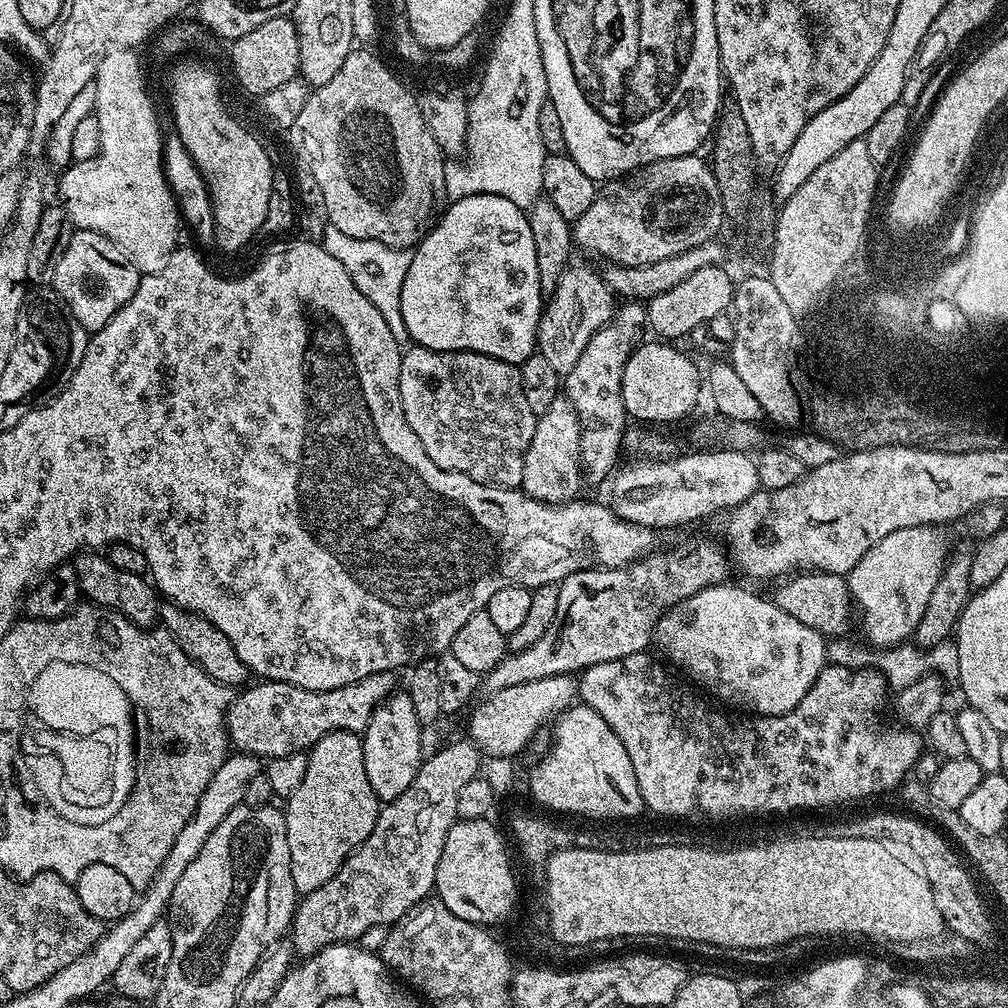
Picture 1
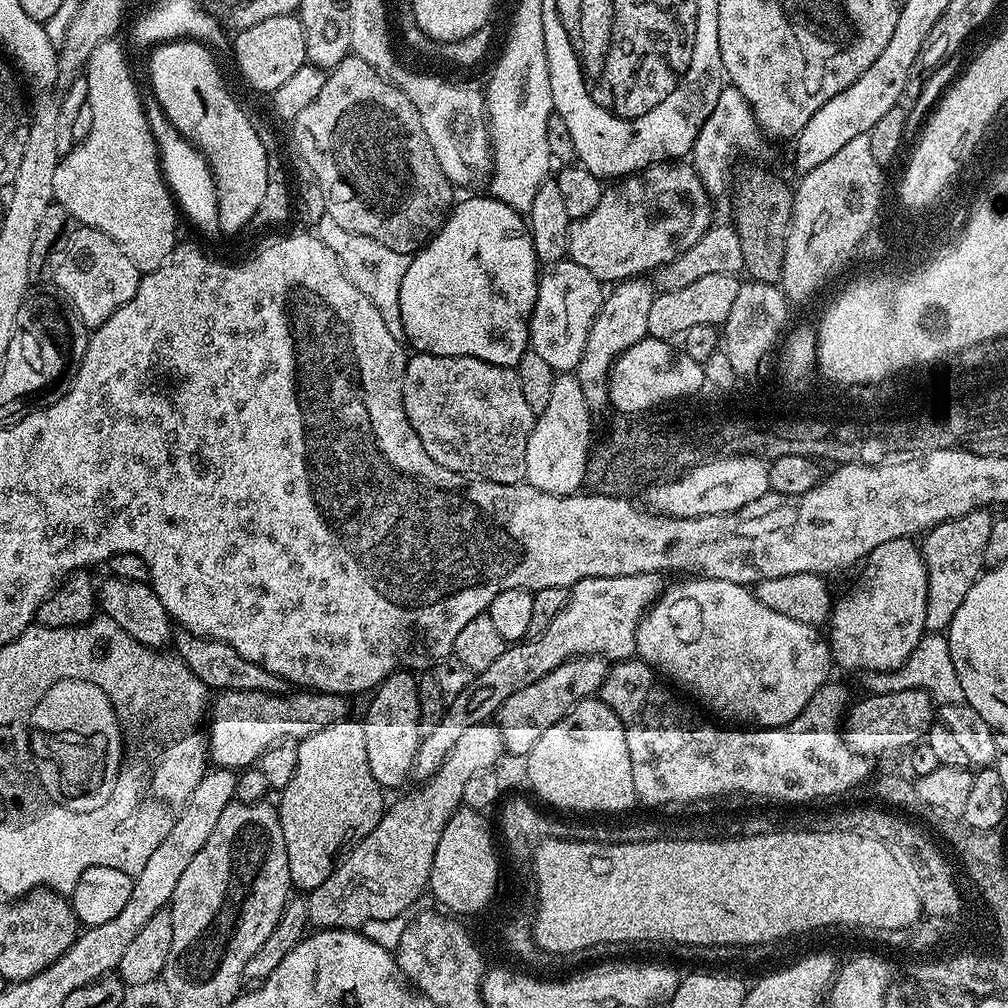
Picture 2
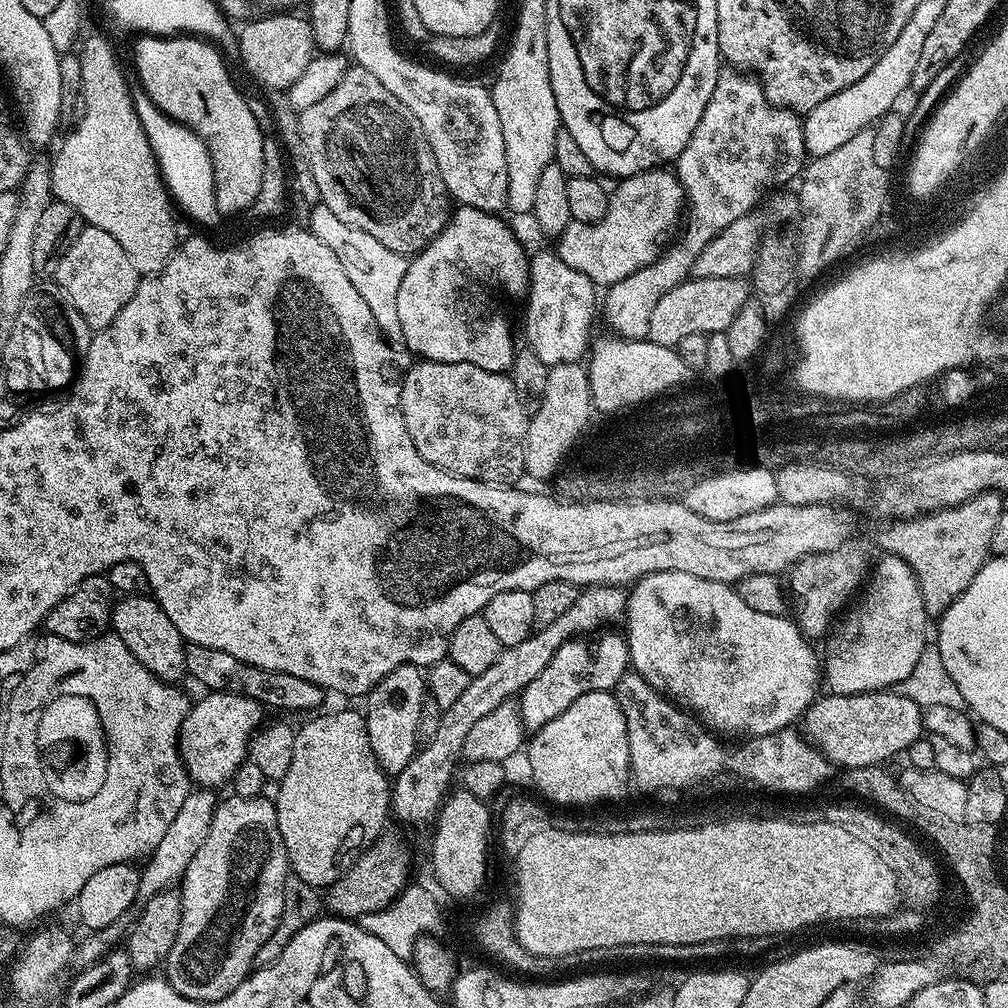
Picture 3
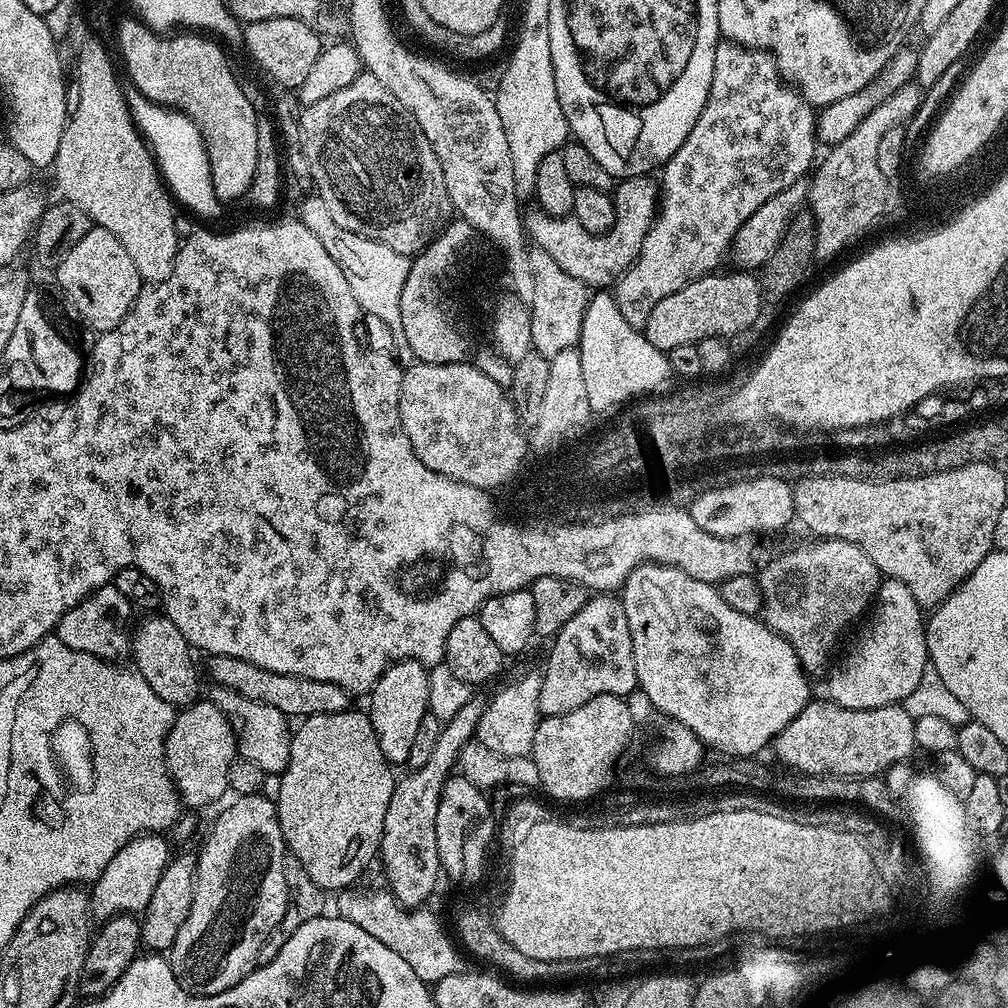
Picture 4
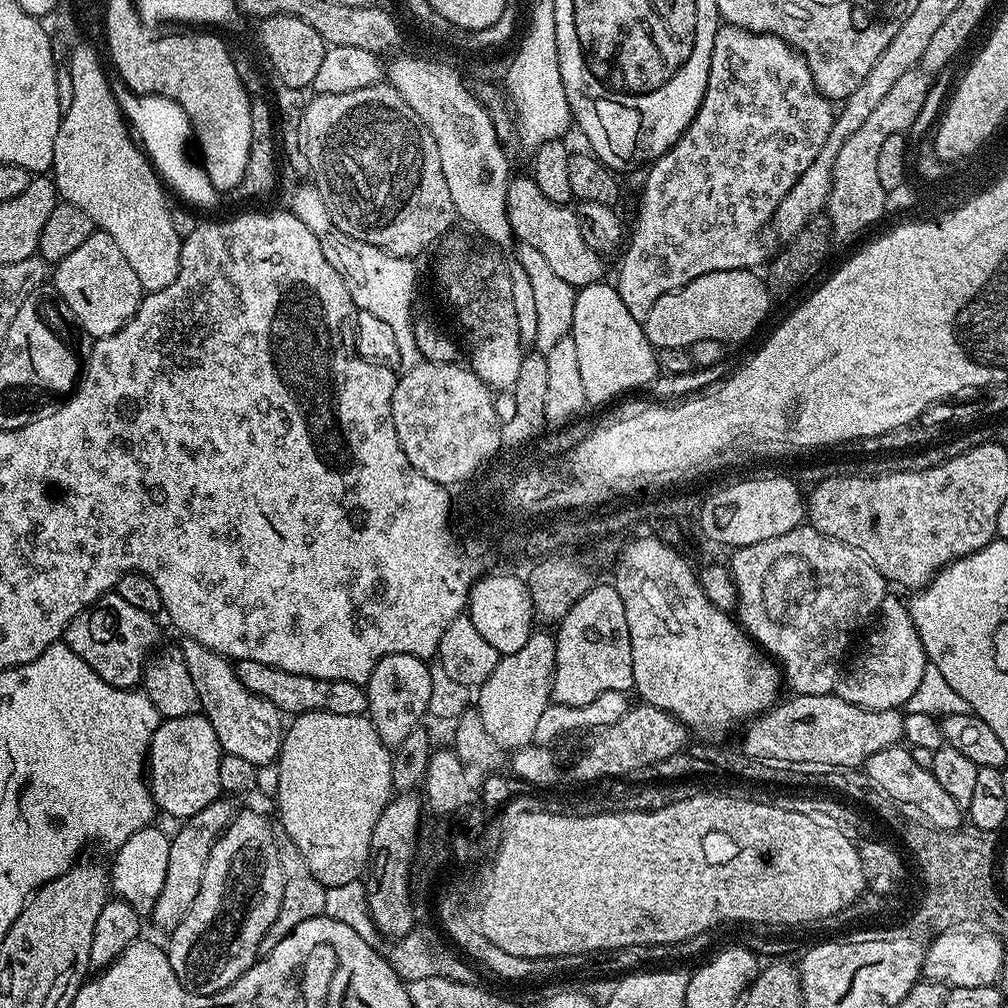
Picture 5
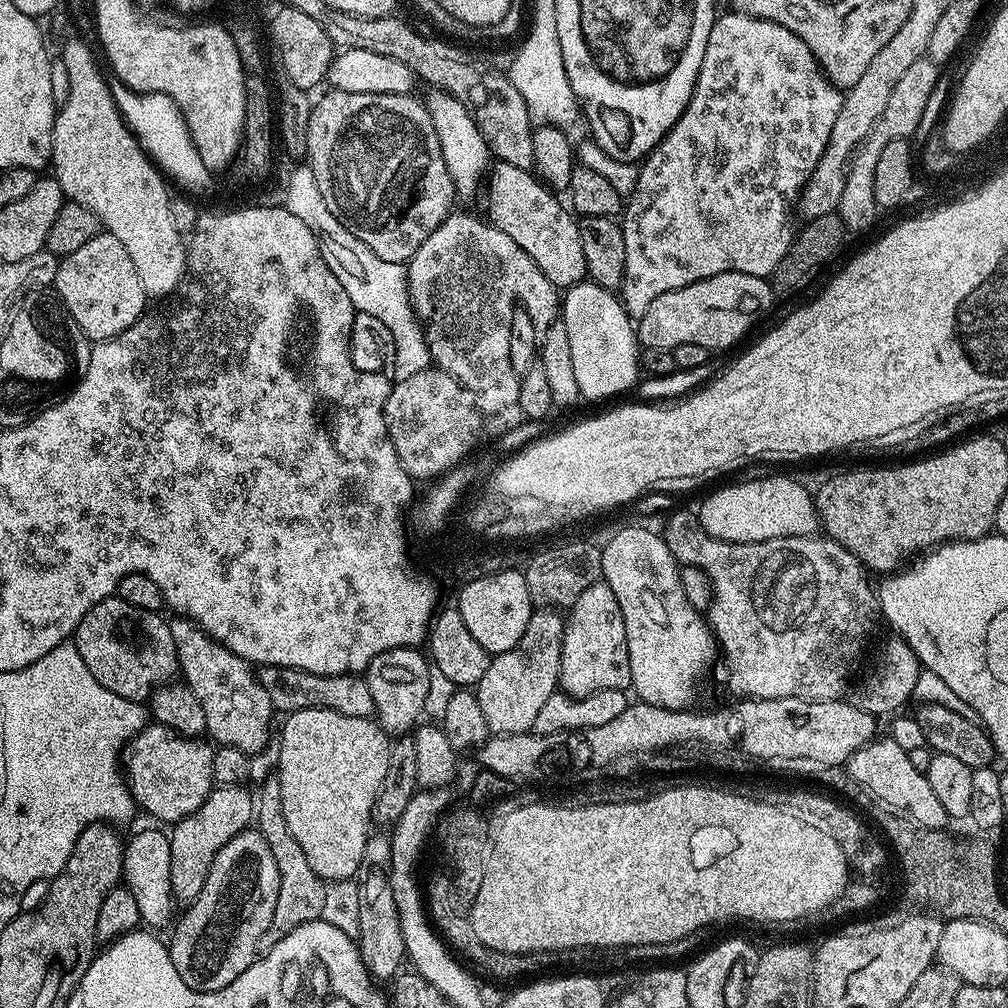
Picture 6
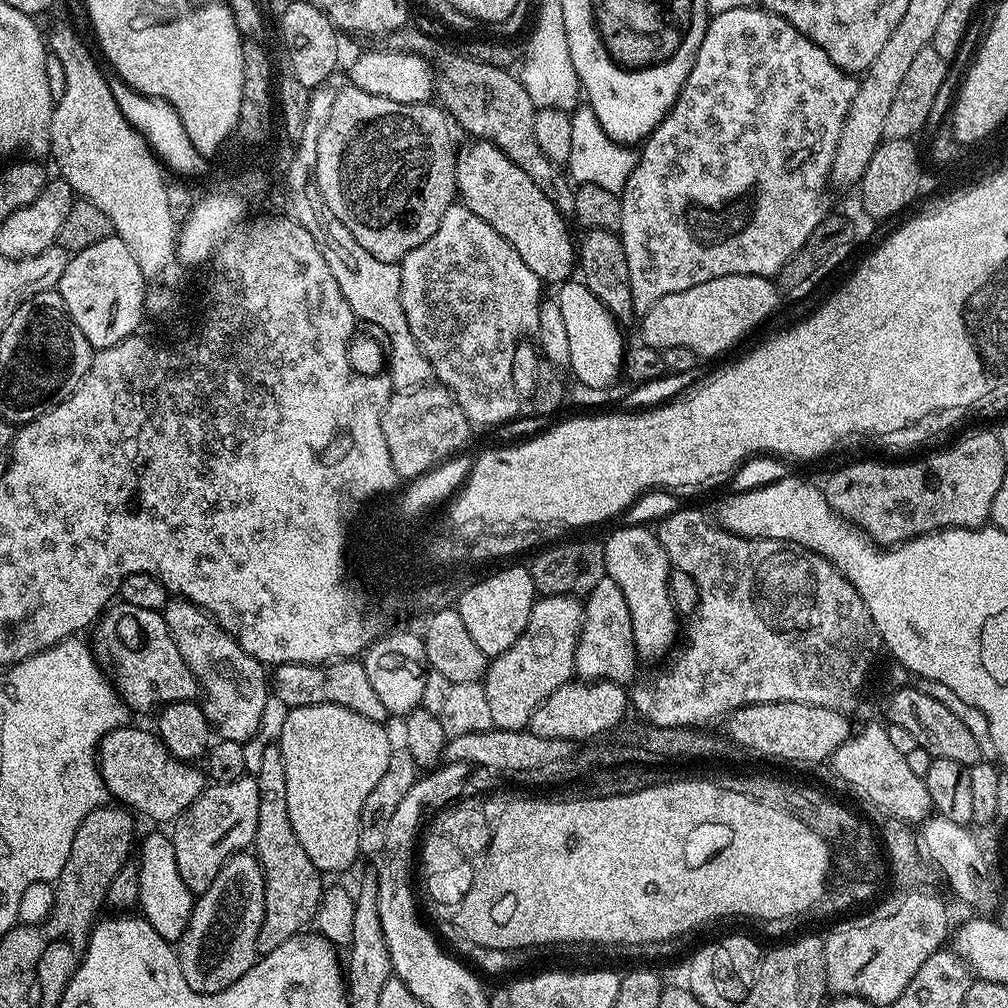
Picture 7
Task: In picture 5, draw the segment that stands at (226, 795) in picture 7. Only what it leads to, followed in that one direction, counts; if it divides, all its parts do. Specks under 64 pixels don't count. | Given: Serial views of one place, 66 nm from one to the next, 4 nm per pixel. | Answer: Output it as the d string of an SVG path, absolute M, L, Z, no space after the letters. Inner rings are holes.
M221 798L210 802L206 810L198 810L198 814L187 817L184 824L170 836L170 858L166 861L166 882L162 882L162 894L158 894L158 902L154 902L154 910L150 914L164 934L170 934L186 918L194 898L198 898L198 890L202 886L202 874L206 870L206 862L210 858L210 850L214 842L228 827L234 815L233 801Z

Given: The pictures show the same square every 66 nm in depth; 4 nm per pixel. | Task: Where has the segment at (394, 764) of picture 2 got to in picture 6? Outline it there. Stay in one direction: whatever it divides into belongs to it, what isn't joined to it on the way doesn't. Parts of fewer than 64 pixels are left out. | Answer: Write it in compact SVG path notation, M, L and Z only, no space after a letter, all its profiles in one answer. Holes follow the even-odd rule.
M416 648L386 650L378 654L374 662L370 662L366 679L370 686L370 694L374 697L375 719L389 737L399 738L411 733L424 716L424 703L430 683L429 669L430 664L425 653Z

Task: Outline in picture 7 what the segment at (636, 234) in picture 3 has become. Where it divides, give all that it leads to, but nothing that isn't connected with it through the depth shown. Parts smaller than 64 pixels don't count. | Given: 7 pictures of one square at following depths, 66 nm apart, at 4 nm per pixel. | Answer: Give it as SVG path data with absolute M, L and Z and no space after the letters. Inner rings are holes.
M478 139L468 143L472 144L456 152L456 194L459 203L478 214L482 222L494 226L494 230L498 230L498 234L502 234L502 238L518 250L518 258L530 266L541 282L561 285L573 275L578 260L574 236L572 240L568 224L564 221L567 220L565 213L559 212L554 202L550 202L550 198L546 198L546 194L542 194L542 190L538 190L538 186L534 186L534 182L530 182L518 166L514 166L514 162L498 150L498 146Z

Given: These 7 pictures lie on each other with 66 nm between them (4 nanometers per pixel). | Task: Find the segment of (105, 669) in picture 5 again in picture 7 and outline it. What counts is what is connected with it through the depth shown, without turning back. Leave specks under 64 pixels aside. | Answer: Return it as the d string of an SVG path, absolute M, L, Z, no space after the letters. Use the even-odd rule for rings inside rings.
M116 602L100 613L90 635L93 657L101 665L109 664L112 667L114 688L133 713L197 699L196 676L186 666L186 662L182 662L182 654L178 654L178 646L174 646L174 638L161 613Z

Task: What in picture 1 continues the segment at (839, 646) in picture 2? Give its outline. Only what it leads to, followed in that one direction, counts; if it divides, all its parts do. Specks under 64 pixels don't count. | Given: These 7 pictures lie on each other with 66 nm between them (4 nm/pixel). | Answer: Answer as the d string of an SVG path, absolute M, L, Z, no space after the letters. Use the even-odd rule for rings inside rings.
M923 524L922 526L910 526L902 530L894 530L890 534L886 534L886 538L882 538L882 542L878 542L874 546L870 546L870 550L866 550L866 554L862 554L862 558L855 564L847 574L848 589L852 595L855 607L858 609L858 616L864 619L864 632L868 635L867 643L873 644L873 649L893 648L896 644L902 644L913 639L918 622L922 622L922 614L926 610L926 602L930 602L930 594L934 594L934 586L938 586L938 578L942 578L945 563L950 555L948 549L948 540L943 536L941 529L934 524Z

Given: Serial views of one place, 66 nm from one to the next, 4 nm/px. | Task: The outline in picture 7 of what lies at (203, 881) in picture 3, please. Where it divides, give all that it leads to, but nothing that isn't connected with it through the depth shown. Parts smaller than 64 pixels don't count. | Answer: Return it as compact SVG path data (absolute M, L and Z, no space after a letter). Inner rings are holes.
M251 851L237 852L222 866L222 870L218 870L218 878L210 882L208 889L202 895L195 897L190 922L178 941L180 969L189 986L195 992L219 994L234 982L238 982L238 978L242 978L242 974L246 974L246 970L250 970L253 964L257 963L256 943L258 930L263 921L264 871Z

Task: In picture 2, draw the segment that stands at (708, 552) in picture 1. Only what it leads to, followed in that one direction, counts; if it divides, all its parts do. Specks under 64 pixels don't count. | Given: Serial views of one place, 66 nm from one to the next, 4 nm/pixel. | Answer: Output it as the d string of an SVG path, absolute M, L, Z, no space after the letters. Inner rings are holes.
M655 572L629 576L595 576L582 578L573 584L568 601L541 636L527 642L516 642L505 647L502 654L486 670L475 673L468 688L453 700L447 701L442 718L434 730L421 739L412 776L417 781L429 780L446 762L446 754L454 750L458 737L469 726L491 721L500 707L518 690L538 682L550 670L575 656L603 656L609 662L619 662L636 656L636 628L645 612L659 598L662 591L661 577ZM529 643L529 644L528 644Z

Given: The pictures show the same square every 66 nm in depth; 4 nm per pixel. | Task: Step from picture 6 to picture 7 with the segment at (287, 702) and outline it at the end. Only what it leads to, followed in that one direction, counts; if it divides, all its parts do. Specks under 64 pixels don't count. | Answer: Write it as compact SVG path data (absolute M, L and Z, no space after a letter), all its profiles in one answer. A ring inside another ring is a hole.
M359 659L334 660L331 664L277 664L274 672L274 696L284 703L285 709L337 704L354 710L354 714L362 714L362 718L370 718L370 722L382 725L389 723L390 713L386 710L386 705L378 699L378 693L374 691Z

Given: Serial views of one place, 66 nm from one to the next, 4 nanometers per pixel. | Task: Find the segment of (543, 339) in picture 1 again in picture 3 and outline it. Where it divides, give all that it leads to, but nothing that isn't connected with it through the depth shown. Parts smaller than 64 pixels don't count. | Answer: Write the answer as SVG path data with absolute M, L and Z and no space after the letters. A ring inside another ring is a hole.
M555 251L540 252L530 260L530 279L526 293L528 309L524 312L524 336L527 347L532 348L542 362L551 366L566 362L580 362L585 359L593 339L592 323L598 320L598 288L582 270L574 270L574 266L566 266Z

